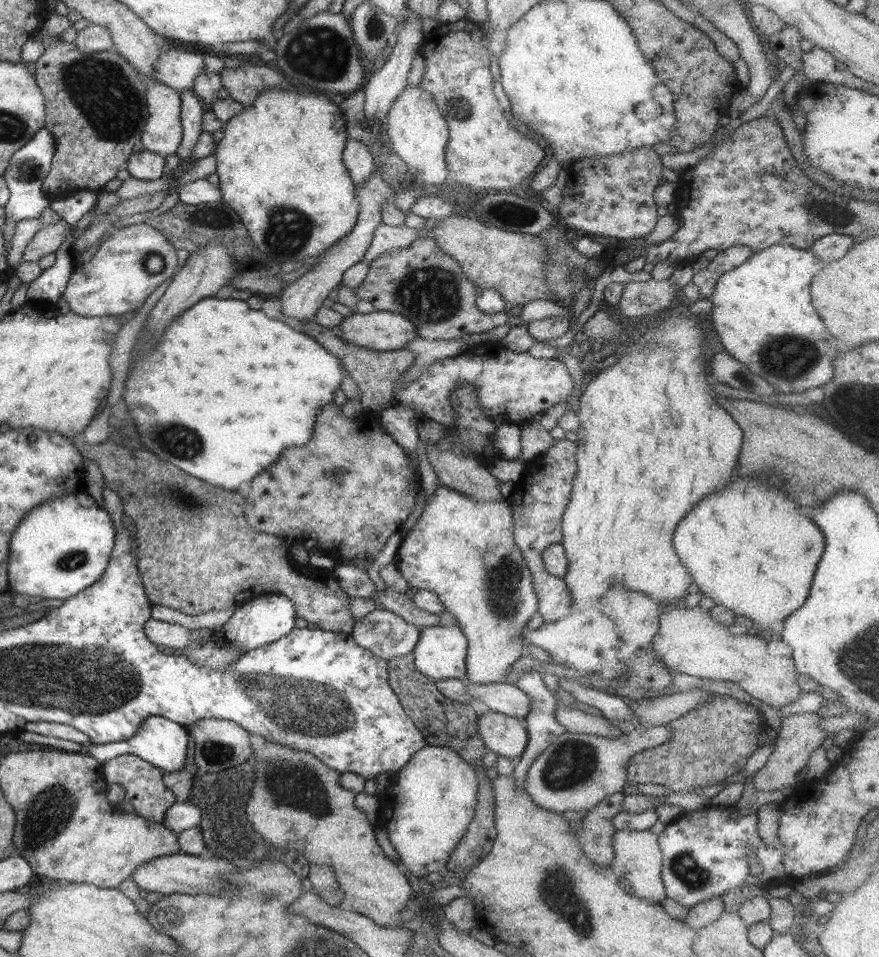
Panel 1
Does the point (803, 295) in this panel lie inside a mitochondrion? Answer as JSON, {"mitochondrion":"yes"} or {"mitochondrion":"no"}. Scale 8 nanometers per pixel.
{"mitochondrion":"no"}

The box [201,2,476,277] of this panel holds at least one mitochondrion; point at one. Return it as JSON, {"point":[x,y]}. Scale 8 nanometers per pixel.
{"point":[319,53]}

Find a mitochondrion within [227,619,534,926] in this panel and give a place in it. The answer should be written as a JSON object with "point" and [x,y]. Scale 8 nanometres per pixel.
{"point":[293,783]}

